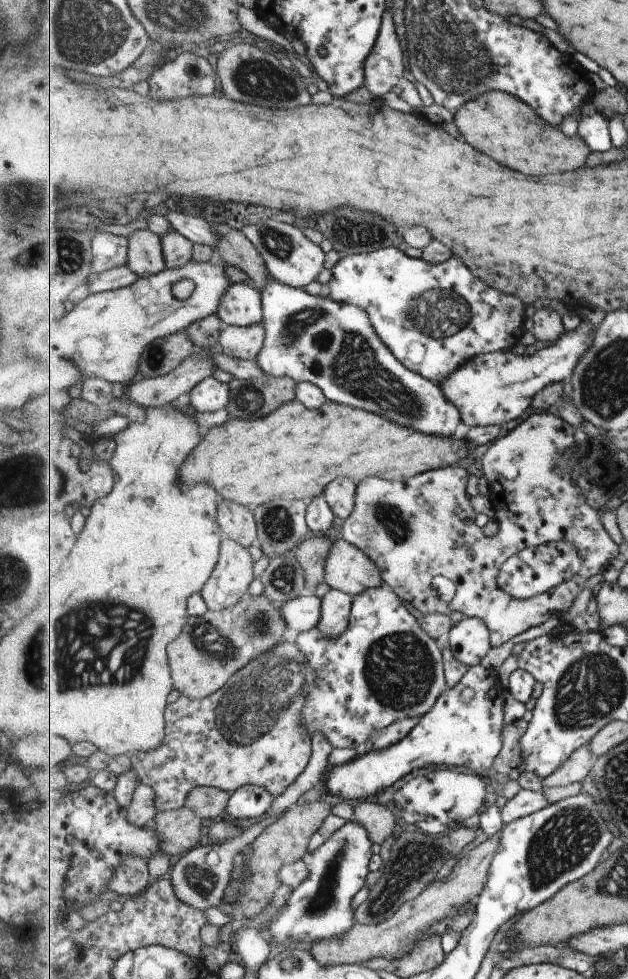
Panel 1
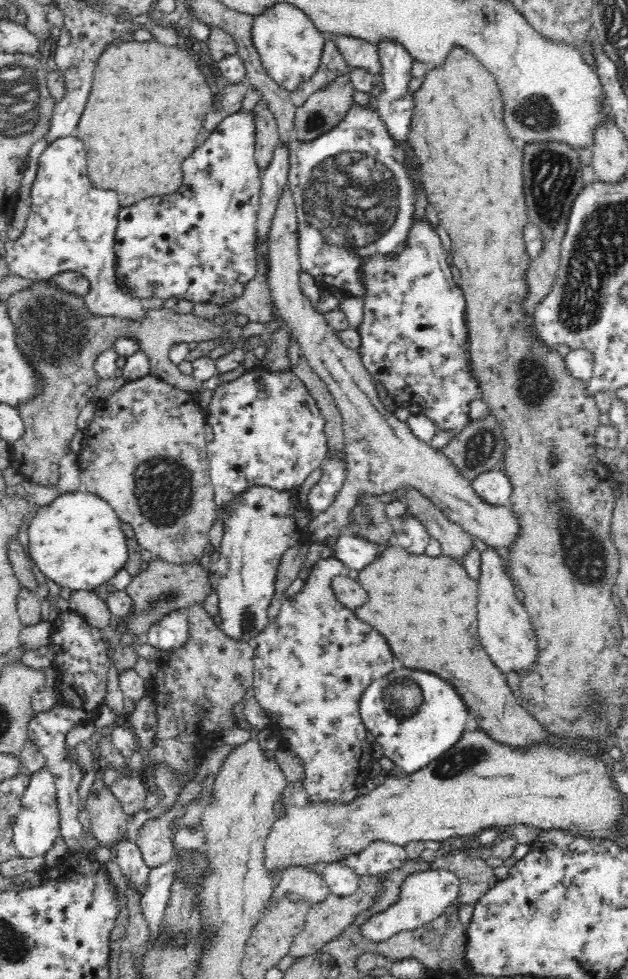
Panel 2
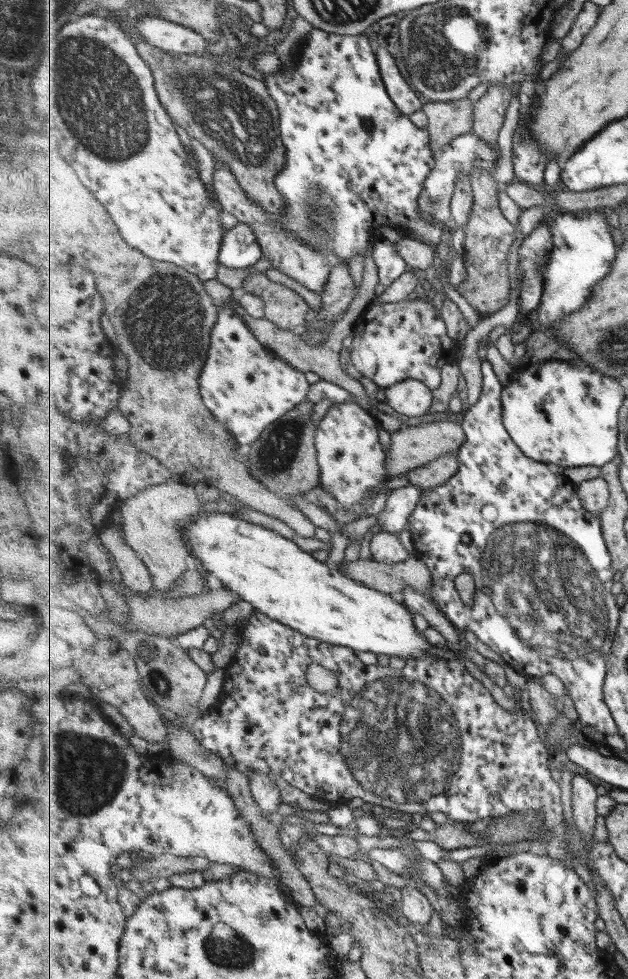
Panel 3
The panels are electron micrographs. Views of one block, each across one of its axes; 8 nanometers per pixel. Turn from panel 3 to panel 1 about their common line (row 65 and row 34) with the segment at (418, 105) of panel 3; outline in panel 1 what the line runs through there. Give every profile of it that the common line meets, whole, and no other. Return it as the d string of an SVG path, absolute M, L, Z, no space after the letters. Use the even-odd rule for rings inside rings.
M391 12L383 16L382 33L366 62L366 88L378 98L389 94L407 78L403 48L399 44Z

